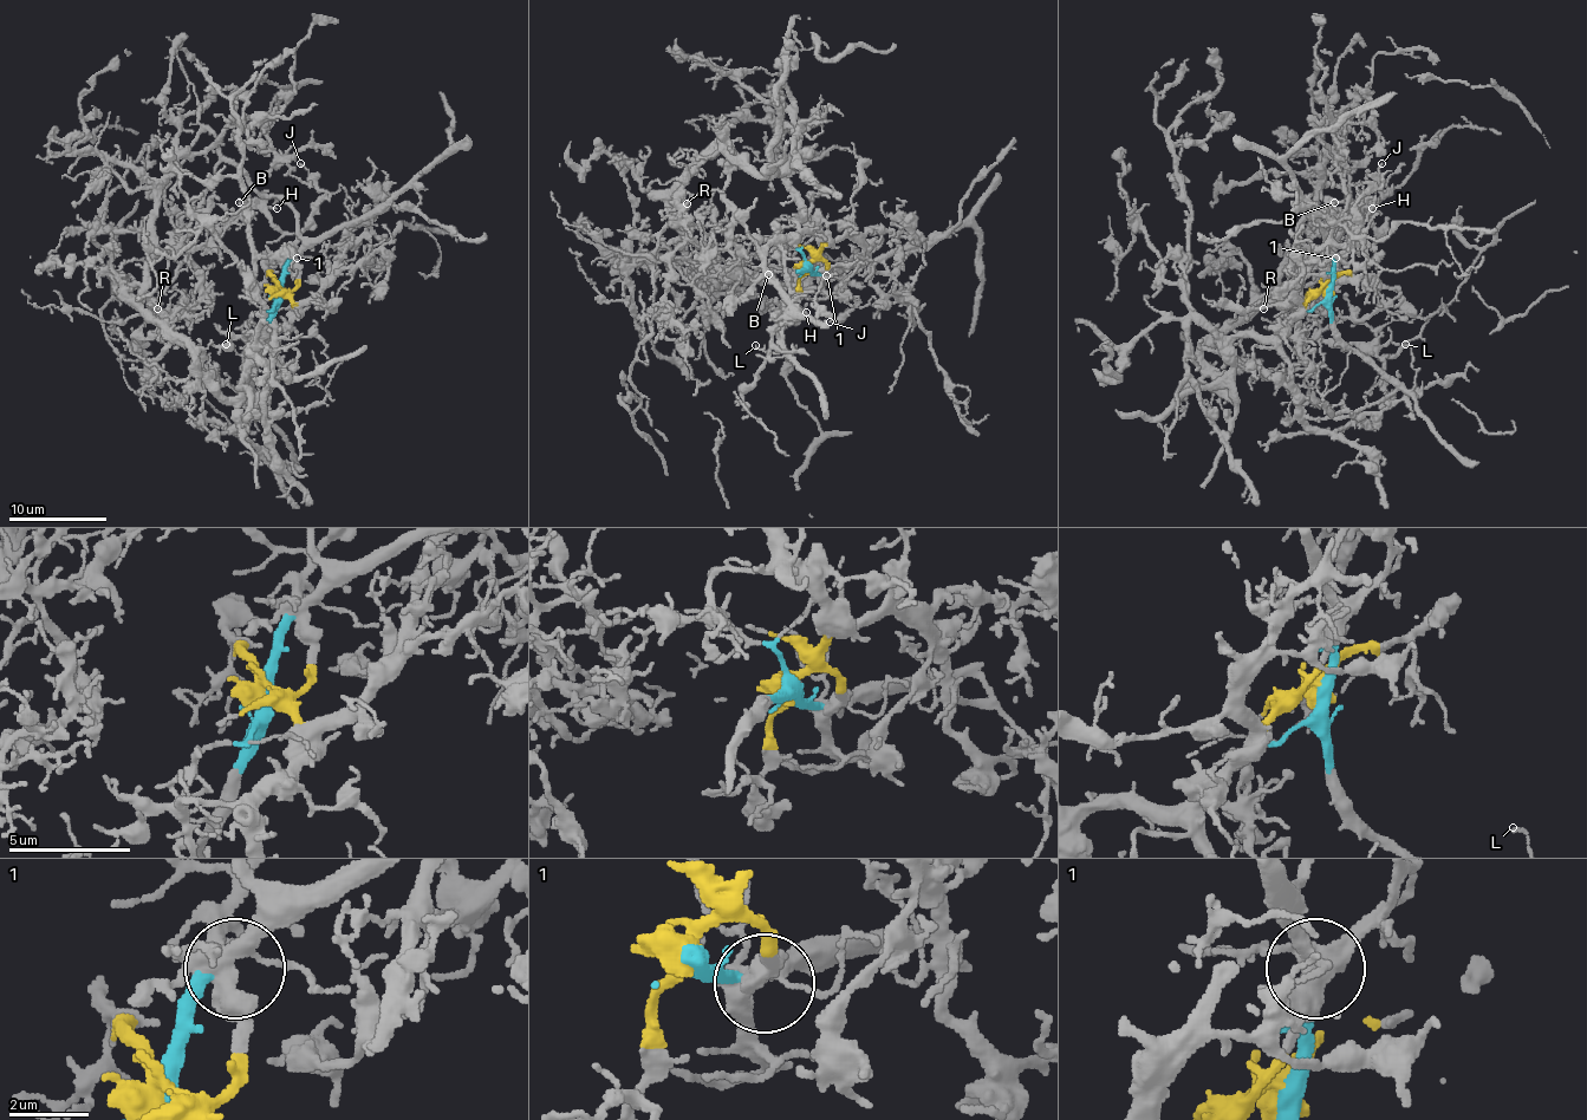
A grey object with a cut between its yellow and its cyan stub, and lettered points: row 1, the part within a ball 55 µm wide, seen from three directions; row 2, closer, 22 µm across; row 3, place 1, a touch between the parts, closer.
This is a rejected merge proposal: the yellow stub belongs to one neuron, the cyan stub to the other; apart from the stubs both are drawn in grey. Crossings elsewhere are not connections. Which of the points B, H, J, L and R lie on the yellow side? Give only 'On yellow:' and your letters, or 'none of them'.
On yellow: B, H, J, R

